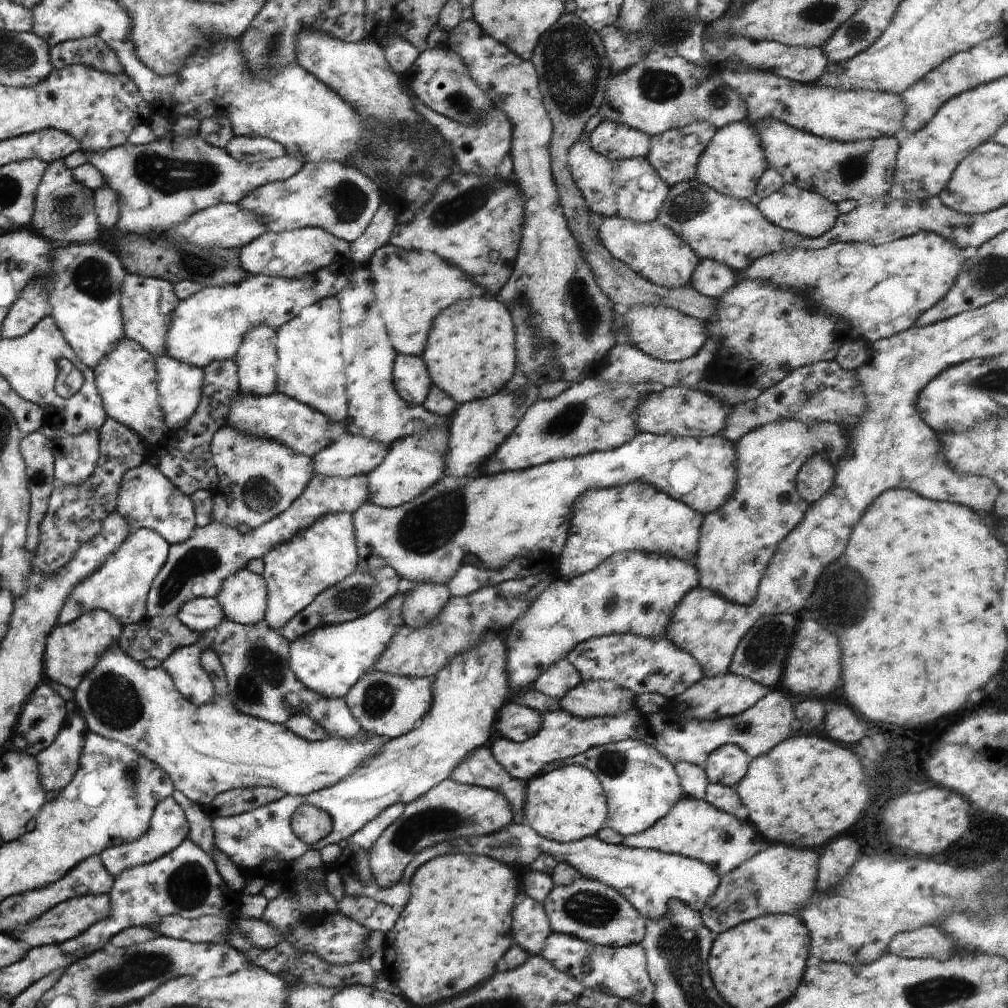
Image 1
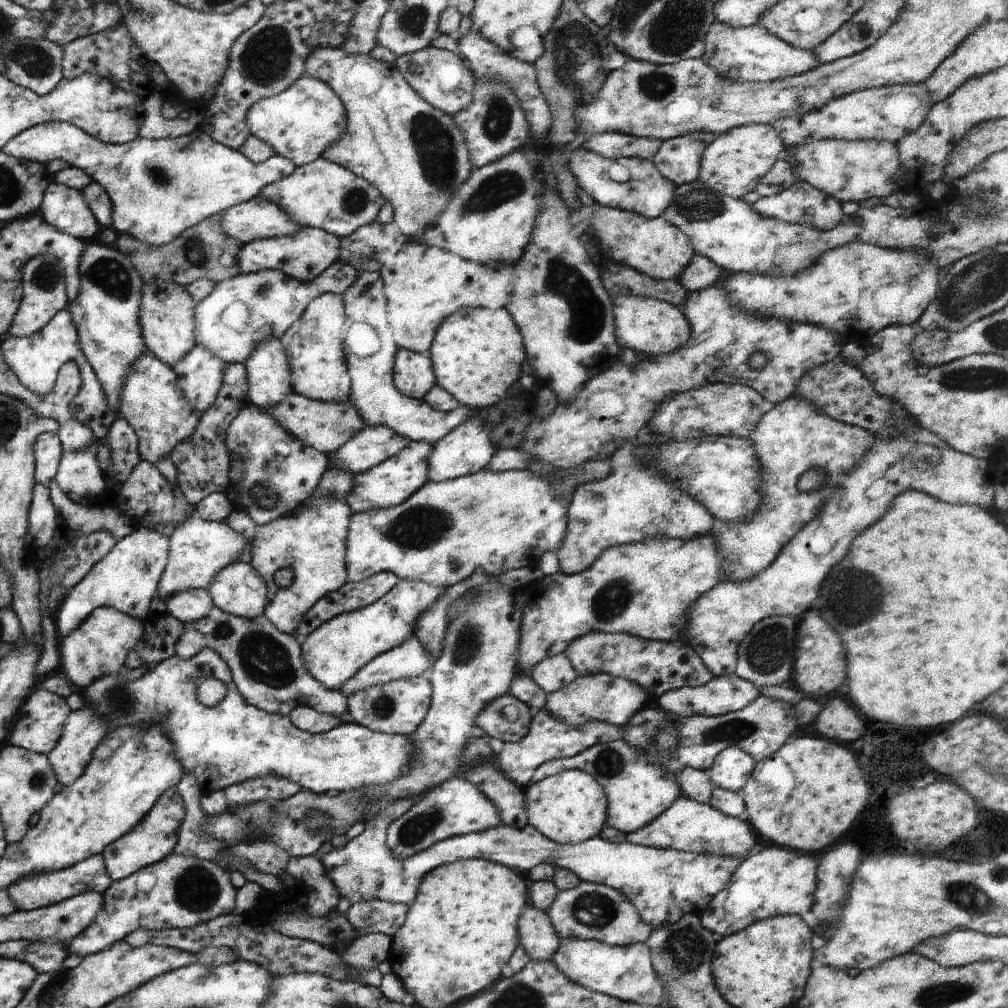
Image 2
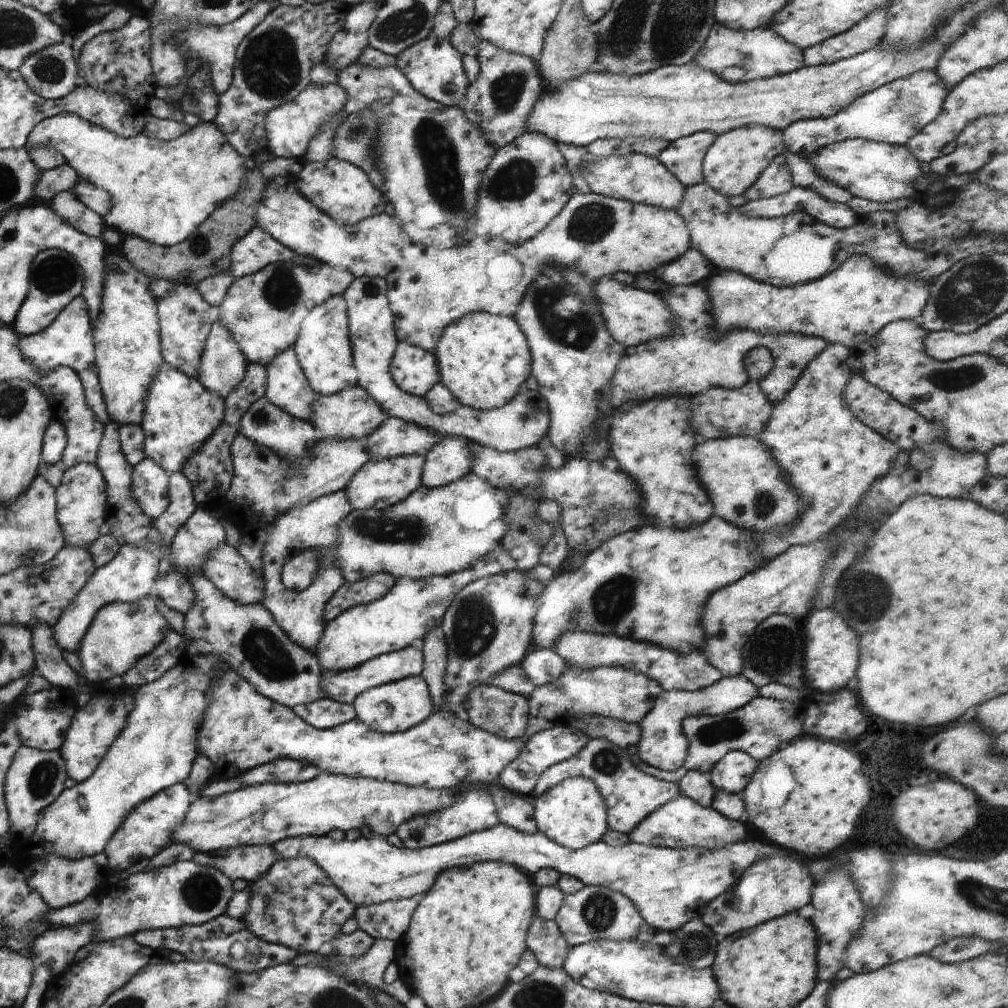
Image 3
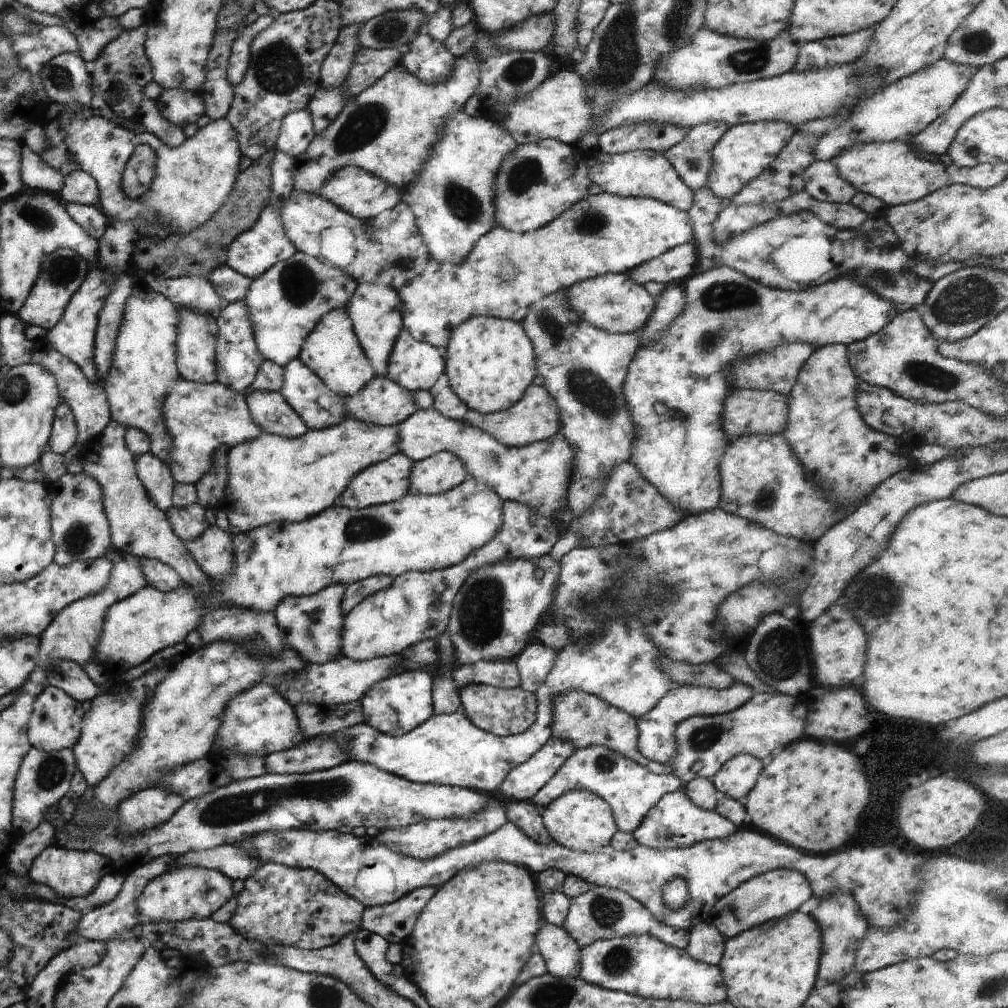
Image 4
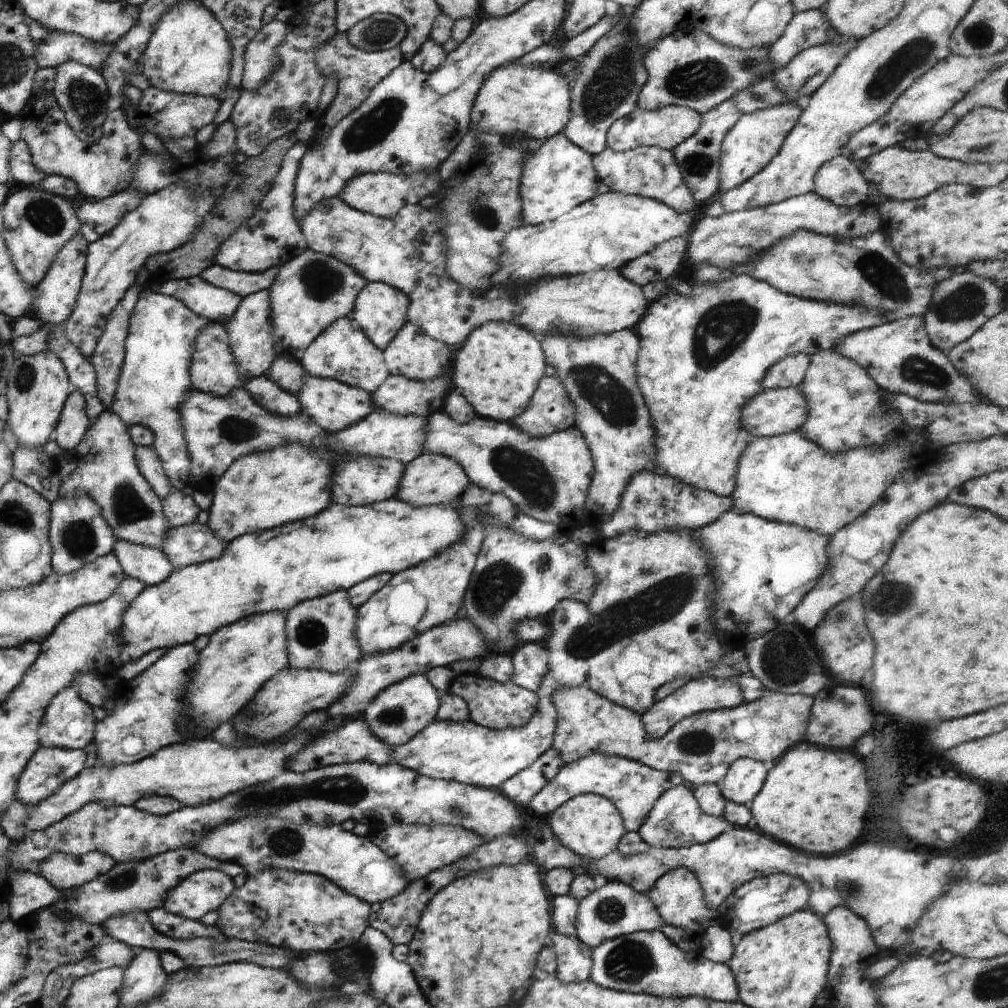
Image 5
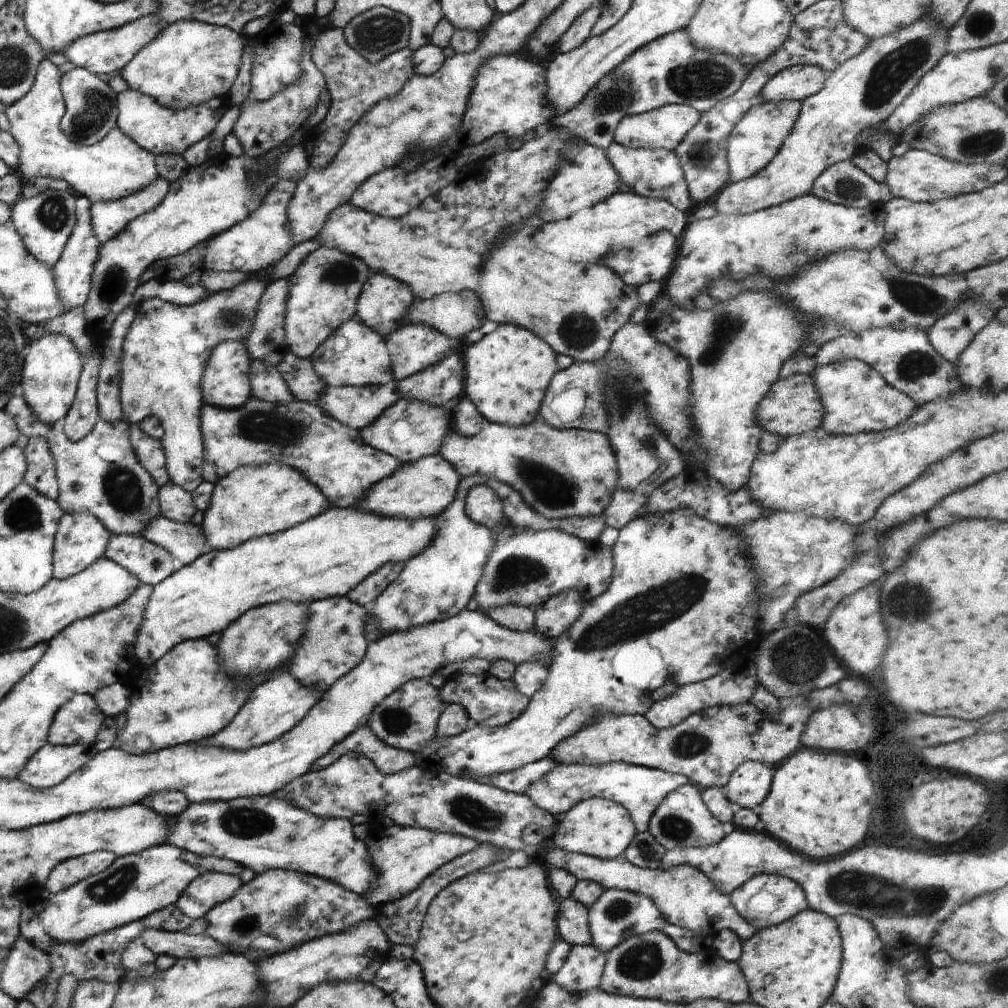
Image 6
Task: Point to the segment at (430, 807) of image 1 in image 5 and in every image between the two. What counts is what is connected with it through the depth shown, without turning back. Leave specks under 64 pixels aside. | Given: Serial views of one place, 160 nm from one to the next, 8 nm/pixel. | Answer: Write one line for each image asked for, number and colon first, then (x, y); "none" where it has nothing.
2: (454, 808)
3: (474, 811)
4: (429, 839)
5: (418, 850)

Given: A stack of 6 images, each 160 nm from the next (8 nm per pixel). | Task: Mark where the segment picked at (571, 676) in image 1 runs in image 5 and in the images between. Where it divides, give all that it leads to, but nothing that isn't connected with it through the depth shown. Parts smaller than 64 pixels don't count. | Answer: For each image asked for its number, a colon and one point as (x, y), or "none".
2: (552, 674)
3: (542, 666)
4: (535, 662)
5: (530, 660)

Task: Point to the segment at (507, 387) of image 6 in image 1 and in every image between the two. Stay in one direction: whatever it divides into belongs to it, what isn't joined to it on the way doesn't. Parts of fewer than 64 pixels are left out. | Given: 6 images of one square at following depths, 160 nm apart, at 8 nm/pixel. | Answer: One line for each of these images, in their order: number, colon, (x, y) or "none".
1: (470, 354)
2: (477, 354)
3: (483, 359)
4: (490, 363)
5: (497, 369)

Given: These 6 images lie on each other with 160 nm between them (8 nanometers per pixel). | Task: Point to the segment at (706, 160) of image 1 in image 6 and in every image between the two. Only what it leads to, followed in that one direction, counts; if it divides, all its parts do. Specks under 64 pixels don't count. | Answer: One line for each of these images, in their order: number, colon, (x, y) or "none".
2: (732, 165)
3: (736, 159)
4: (744, 152)
5: (756, 138)
6: (754, 141)

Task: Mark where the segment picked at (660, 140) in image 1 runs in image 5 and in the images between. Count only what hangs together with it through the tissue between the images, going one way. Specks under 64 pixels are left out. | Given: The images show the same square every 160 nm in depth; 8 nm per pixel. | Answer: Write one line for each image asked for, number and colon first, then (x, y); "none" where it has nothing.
2: (678, 160)
3: (683, 158)
4: (692, 158)
5: (698, 157)

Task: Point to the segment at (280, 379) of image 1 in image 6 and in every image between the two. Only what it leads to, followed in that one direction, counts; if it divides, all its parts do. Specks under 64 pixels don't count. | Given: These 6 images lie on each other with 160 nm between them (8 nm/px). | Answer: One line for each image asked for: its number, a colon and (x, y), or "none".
2: (313, 345)
3: (323, 349)
4: (332, 351)
5: (342, 353)
6: (354, 355)

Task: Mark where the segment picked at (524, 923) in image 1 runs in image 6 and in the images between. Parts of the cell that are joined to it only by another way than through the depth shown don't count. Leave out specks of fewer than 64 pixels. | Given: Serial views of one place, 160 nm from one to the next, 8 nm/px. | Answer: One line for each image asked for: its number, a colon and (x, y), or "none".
2: (537, 936)
3: (544, 939)
4: (561, 953)
5: (574, 959)
6: (582, 971)

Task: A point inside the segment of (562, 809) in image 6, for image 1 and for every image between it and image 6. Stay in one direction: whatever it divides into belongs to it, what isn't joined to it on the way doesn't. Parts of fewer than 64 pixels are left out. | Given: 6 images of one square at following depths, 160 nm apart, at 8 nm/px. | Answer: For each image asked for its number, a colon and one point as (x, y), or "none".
1: (641, 786)
2: (637, 792)
3: (630, 795)
4: (631, 791)
5: (633, 787)

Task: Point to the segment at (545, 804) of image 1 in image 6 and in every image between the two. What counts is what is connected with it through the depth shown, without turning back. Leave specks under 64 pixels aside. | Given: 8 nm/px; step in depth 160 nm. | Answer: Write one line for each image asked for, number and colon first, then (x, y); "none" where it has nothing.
2: (569, 807)
3: (573, 813)
4: (582, 821)
5: (590, 825)
6: (602, 828)

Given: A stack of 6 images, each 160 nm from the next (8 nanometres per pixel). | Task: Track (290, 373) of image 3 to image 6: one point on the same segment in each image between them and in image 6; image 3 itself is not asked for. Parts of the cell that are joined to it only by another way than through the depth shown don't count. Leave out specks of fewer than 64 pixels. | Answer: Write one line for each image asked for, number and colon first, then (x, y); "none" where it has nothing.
4: (318, 407)
5: (332, 405)
6: (358, 407)

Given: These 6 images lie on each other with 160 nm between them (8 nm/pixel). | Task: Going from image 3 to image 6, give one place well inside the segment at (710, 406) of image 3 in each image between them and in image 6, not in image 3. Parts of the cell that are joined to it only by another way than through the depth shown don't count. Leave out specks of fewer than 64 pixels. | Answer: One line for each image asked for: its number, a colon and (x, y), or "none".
4: (746, 411)
5: (772, 412)
6: (792, 407)

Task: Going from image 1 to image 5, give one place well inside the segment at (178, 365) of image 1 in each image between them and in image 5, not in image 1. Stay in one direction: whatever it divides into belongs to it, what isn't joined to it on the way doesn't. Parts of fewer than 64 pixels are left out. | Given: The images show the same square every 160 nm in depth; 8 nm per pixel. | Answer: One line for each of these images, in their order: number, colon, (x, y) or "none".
2: (200, 372)
3: (222, 365)
4: (238, 359)
5: (250, 333)

